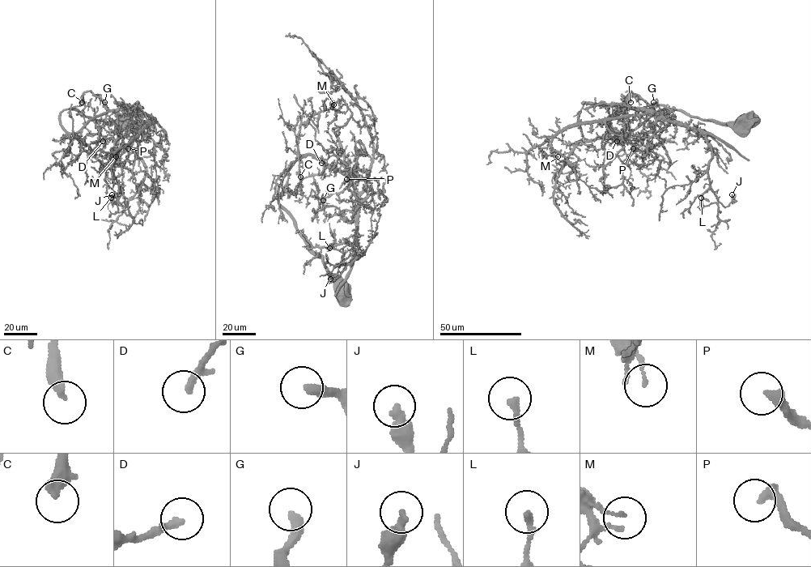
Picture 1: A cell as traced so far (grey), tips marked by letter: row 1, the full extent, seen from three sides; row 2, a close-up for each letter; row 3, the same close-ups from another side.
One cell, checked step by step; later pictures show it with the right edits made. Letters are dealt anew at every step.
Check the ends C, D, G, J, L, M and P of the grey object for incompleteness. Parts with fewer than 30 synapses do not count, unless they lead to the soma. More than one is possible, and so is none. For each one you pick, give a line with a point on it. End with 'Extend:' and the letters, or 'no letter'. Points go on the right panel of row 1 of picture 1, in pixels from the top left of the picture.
Extend: no letter

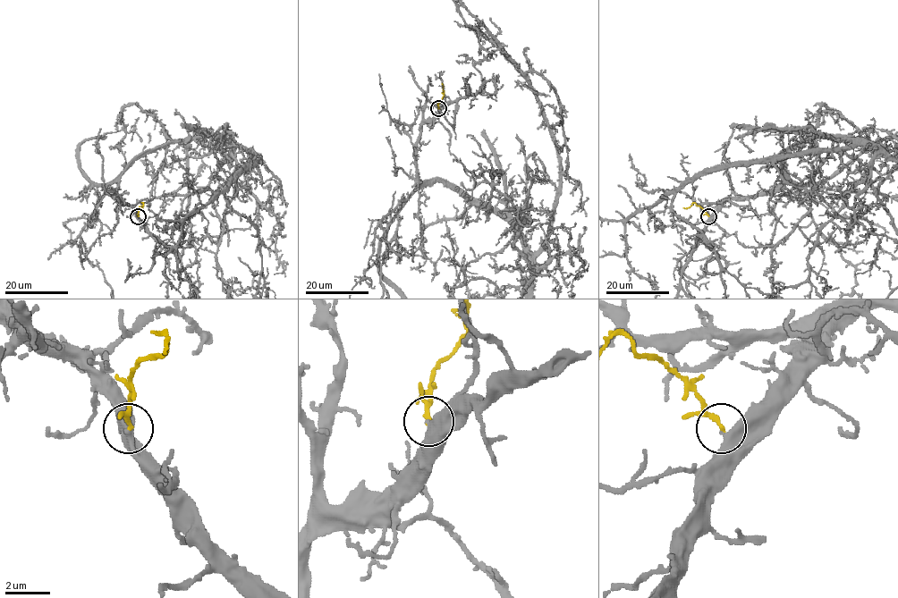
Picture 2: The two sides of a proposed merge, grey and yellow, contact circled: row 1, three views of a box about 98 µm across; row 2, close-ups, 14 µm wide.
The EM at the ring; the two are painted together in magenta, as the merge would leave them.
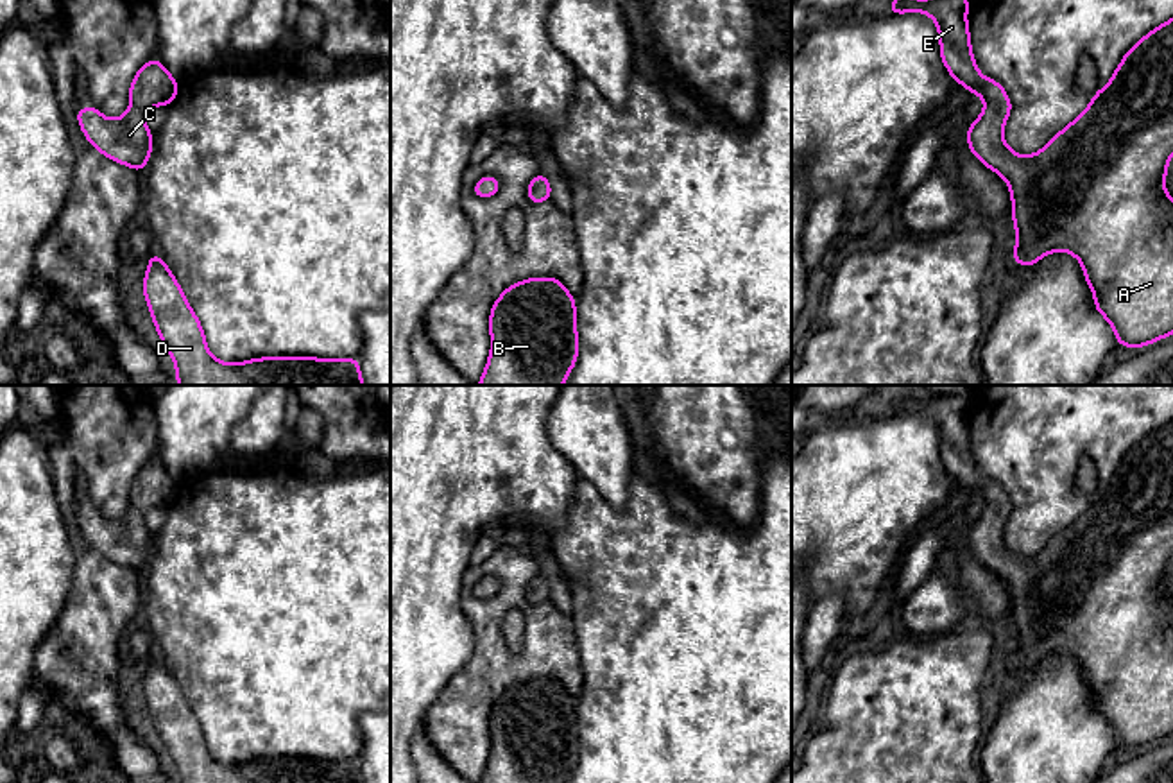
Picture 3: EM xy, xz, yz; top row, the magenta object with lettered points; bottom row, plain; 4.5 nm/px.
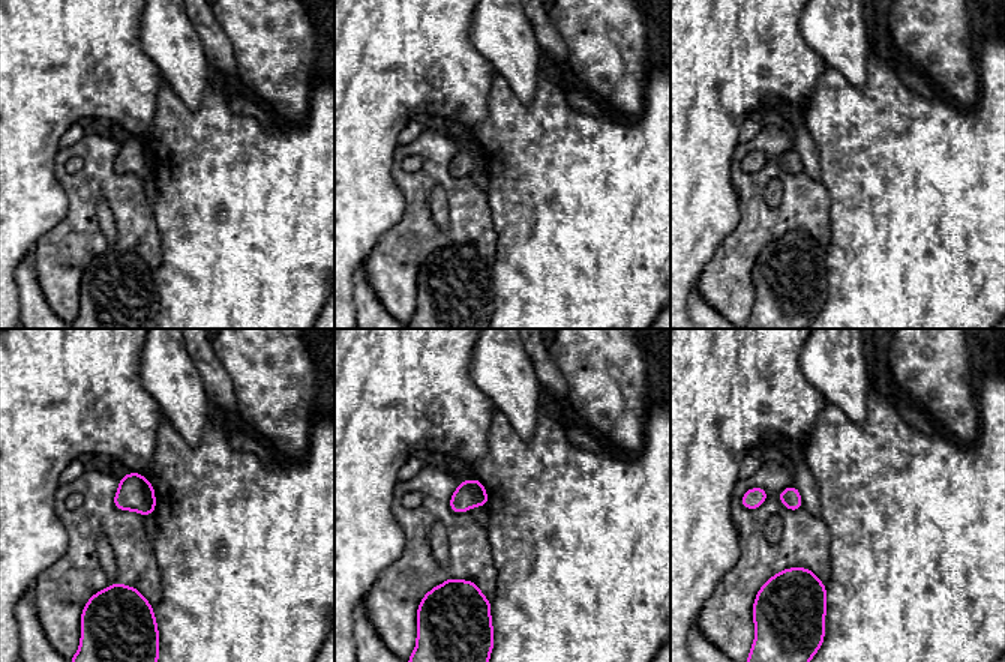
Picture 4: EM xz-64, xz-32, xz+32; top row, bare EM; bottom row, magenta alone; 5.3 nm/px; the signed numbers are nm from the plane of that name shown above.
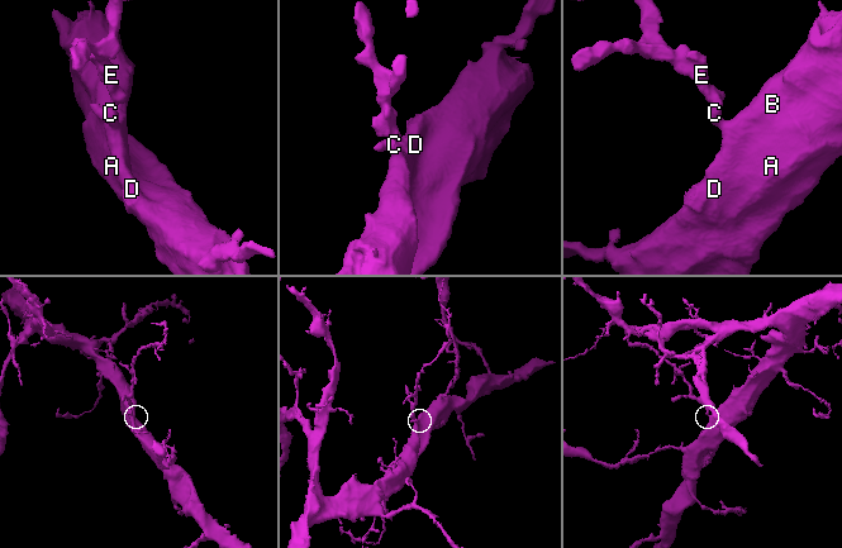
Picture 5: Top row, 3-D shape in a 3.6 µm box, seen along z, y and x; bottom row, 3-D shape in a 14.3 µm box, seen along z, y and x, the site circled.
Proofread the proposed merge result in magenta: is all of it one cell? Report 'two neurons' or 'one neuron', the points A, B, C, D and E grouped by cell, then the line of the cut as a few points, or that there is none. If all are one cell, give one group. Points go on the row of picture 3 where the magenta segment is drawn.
one neuron; A B C D E; no cut

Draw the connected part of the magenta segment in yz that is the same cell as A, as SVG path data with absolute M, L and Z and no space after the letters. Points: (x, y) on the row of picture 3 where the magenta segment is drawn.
M892 0L888 13L924 13L938 29L940 57L951 77L978 93L985 111L969 125L971 152L990 170L997 172L1012 194L1012 219L1017 231L1017 247L1012 260L1032 267L1053 251L1075 254L1083 278L1094 294L1096 310L1112 324L1117 346L1143 348L1173 333L1173 199L1164 181L1173 154L1173 18L1141 38L1123 57L1107 86L1098 90L1087 109L1066 129L1055 134L1037 154L1019 156L1006 147L1003 127L1012 102L1003 86L985 79L971 52L967 29L969 0Z

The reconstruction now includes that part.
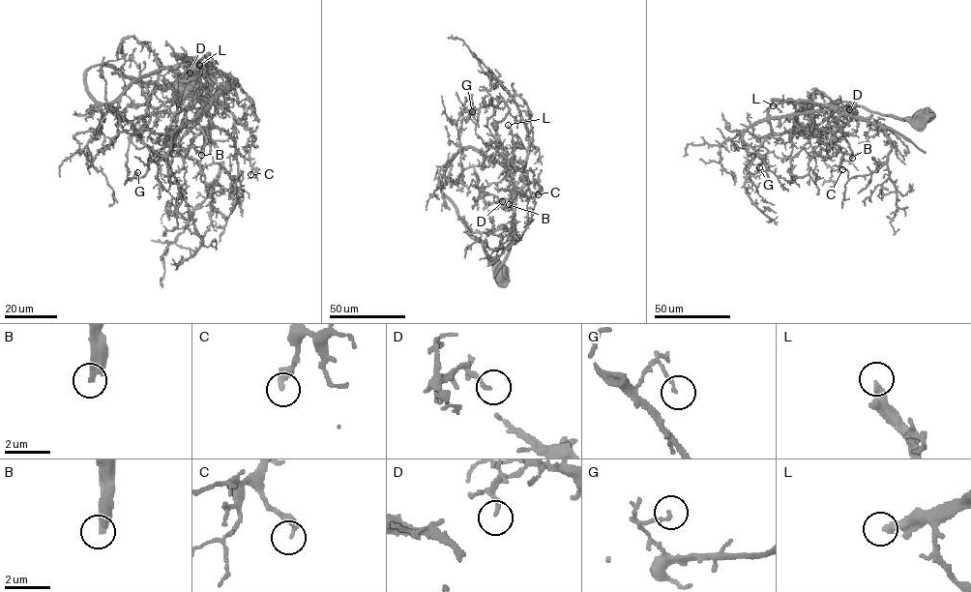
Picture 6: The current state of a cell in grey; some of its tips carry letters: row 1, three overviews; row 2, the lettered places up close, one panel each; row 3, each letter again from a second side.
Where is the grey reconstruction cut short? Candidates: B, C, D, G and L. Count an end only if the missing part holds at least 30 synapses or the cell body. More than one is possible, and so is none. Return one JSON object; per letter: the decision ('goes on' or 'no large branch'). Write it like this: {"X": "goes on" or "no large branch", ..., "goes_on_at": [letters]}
{"B": "goes on", "C": "no large branch", "D": "no large branch", "G": "no large branch", "L": "goes on", "goes_on_at": ["B", "L"]}

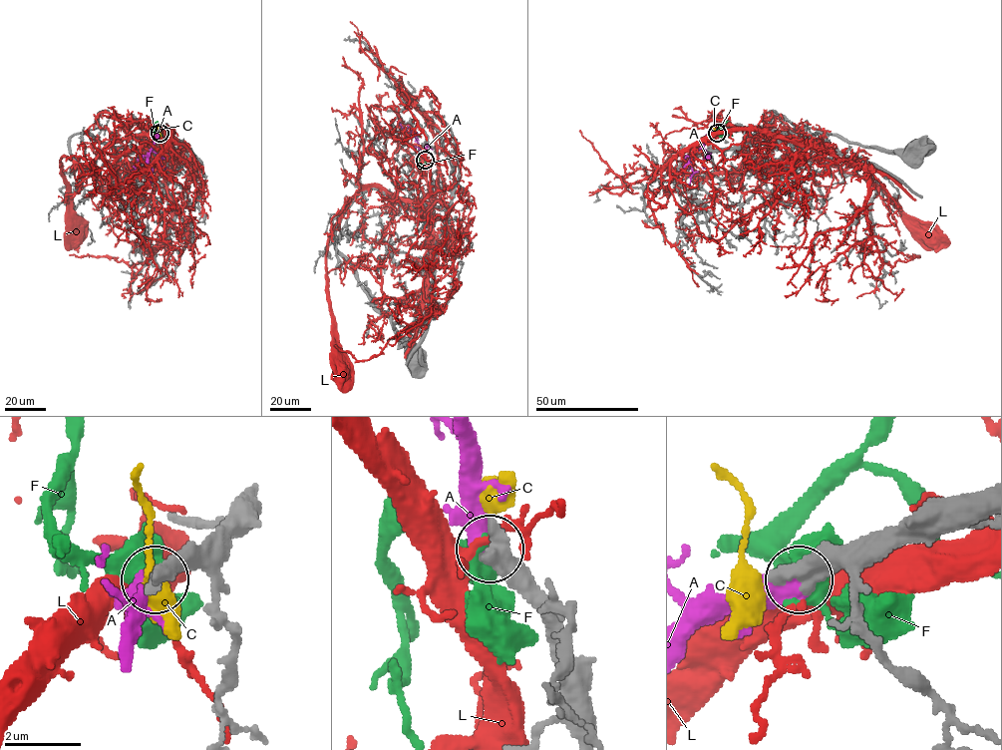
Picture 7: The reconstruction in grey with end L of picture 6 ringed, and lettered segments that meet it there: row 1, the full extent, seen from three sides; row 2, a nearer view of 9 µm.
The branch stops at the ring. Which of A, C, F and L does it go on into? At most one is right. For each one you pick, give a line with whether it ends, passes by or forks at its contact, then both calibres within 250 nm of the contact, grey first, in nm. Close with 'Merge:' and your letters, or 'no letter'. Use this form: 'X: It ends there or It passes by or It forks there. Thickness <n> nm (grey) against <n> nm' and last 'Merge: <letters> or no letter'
A: It ends there. Thickness 600 nm (grey) against 650 nm
Merge: A

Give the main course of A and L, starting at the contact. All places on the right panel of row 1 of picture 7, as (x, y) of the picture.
A: (717, 133), (692, 157), (689, 165), (693, 174), (687, 184)
L: (717, 134), (765, 131), (770, 134), (744, 143), (751, 161), (805, 157), (863, 177), (931, 233)

